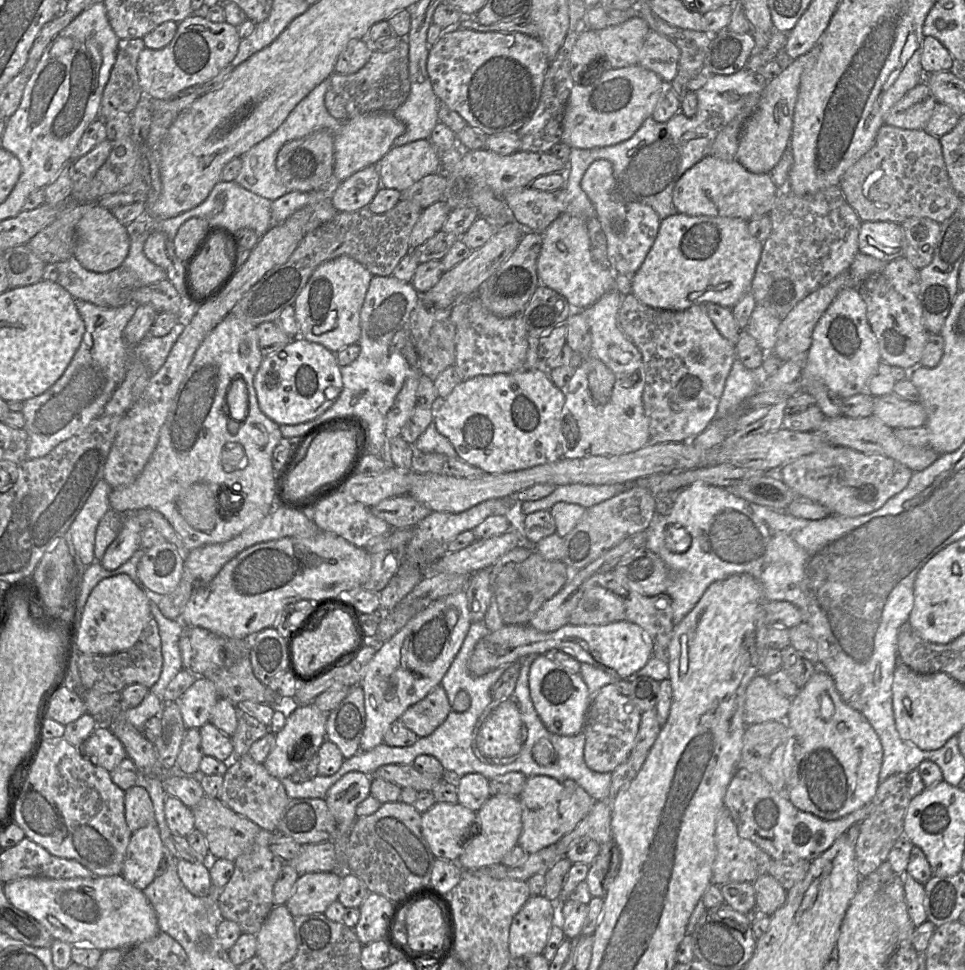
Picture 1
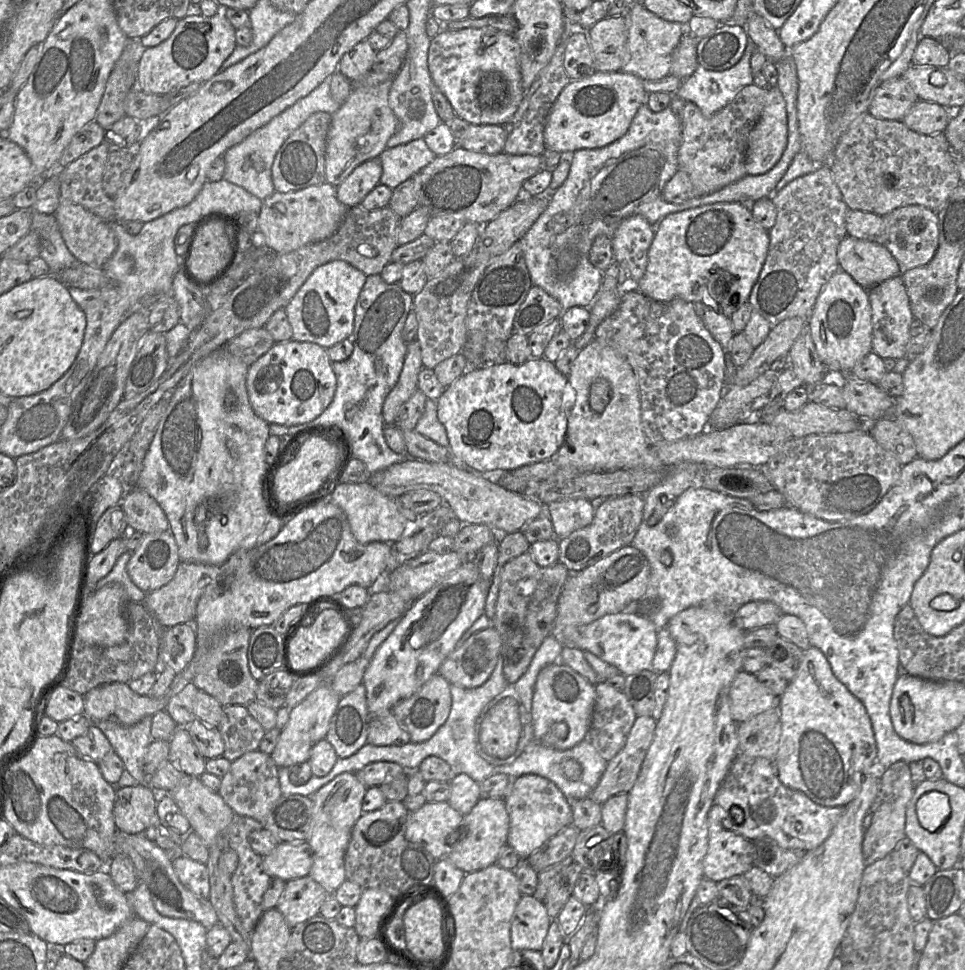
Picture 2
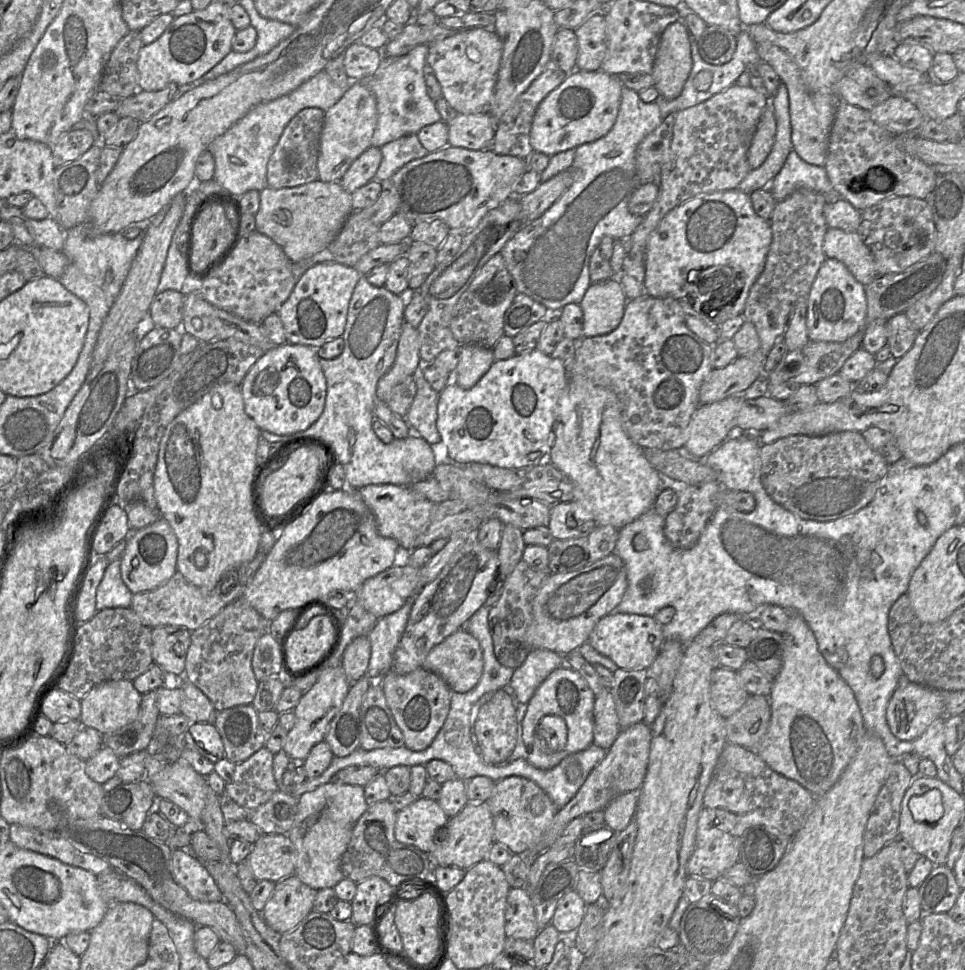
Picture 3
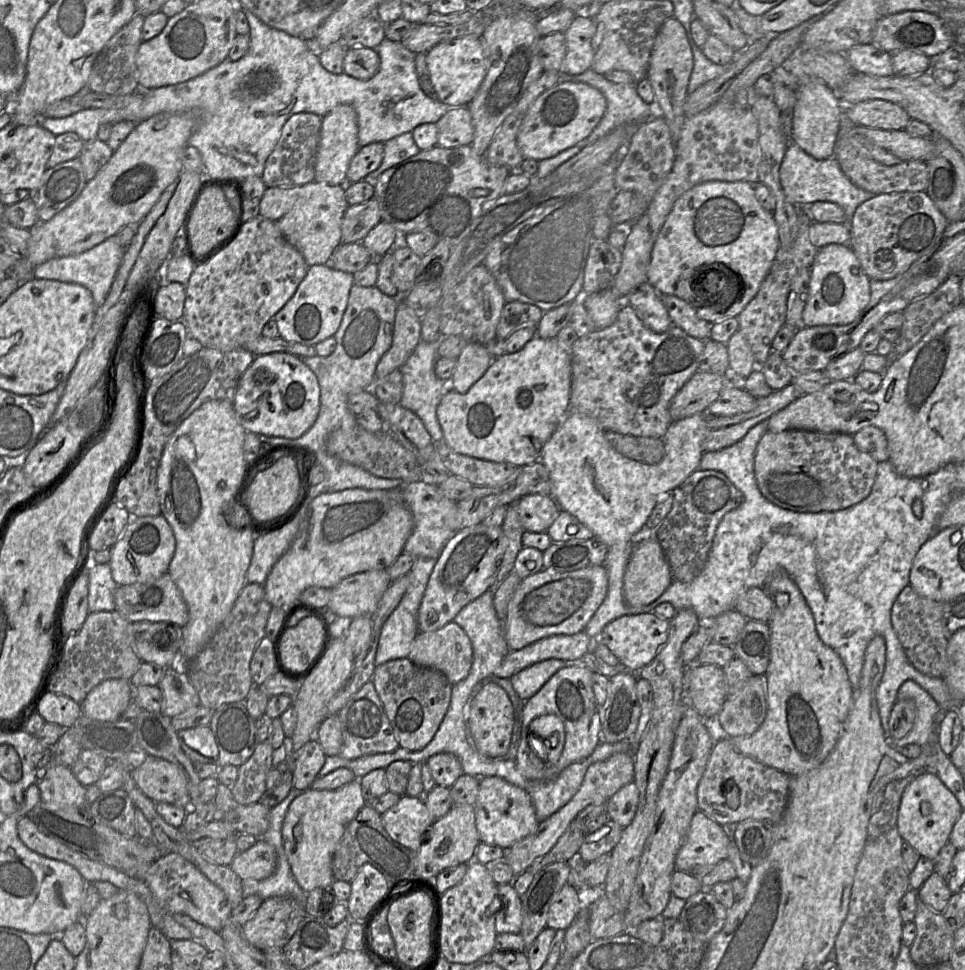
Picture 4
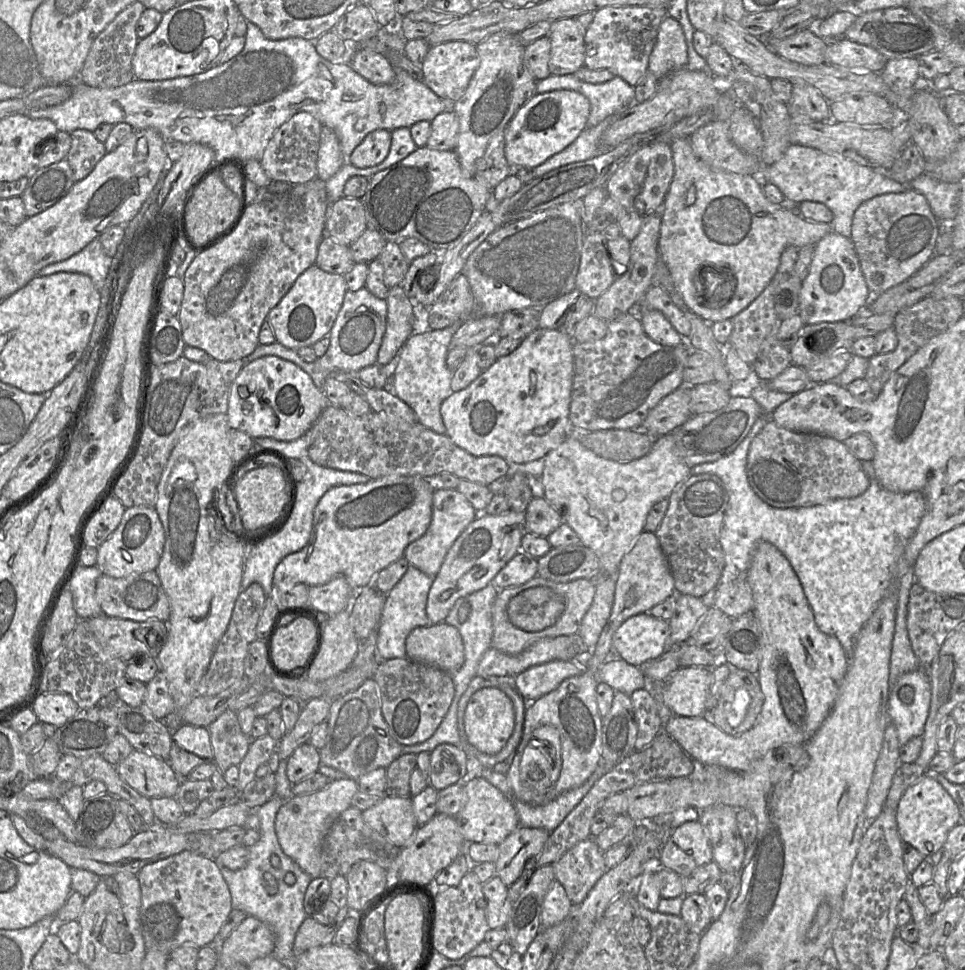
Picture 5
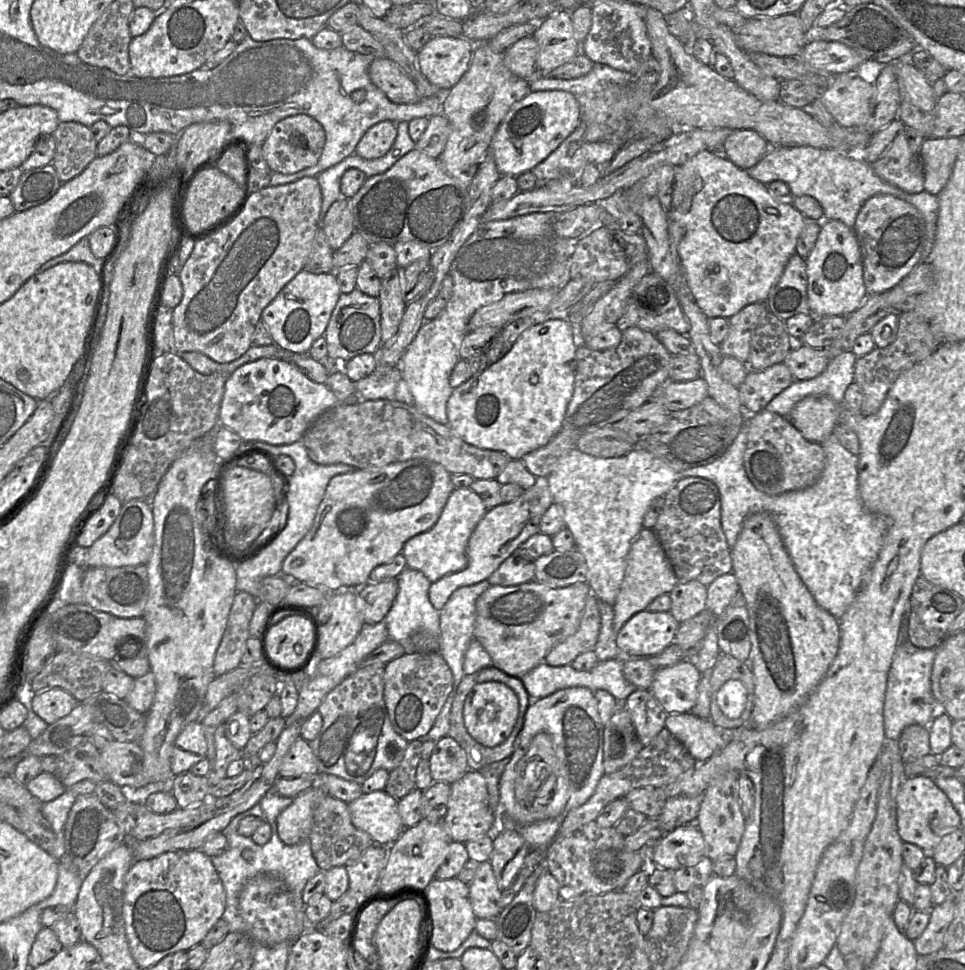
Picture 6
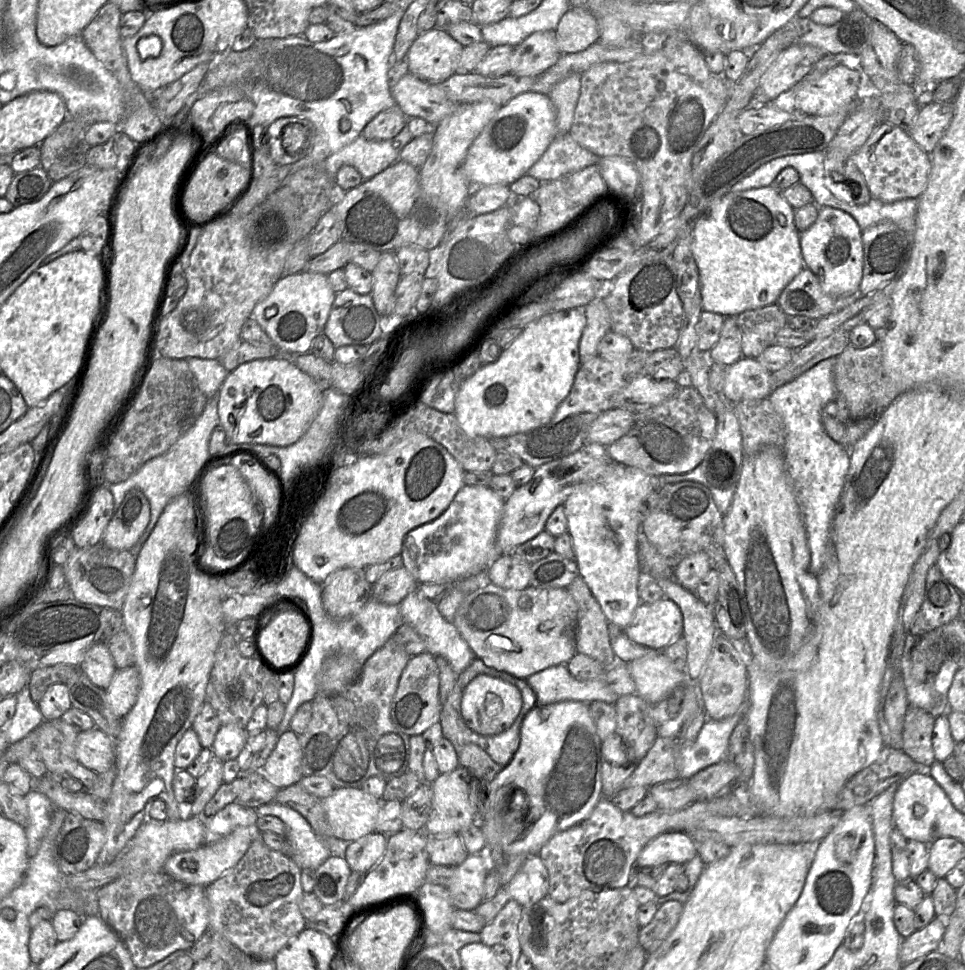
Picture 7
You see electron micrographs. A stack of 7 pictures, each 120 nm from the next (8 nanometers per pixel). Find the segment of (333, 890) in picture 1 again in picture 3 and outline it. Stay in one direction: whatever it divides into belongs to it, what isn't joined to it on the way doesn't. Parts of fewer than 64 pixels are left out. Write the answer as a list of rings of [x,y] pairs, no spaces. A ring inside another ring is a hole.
[[[297,876],[286,877],[275,884],[261,915],[277,934],[290,932],[313,911],[316,895],[317,890],[304,884]]]

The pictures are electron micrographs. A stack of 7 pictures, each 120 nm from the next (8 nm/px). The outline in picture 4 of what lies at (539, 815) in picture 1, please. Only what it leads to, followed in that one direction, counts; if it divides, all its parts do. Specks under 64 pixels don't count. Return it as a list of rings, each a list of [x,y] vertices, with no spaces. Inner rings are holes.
[[[500,777],[480,778],[474,810],[480,843],[498,846],[504,850],[533,833],[540,823],[530,795]]]

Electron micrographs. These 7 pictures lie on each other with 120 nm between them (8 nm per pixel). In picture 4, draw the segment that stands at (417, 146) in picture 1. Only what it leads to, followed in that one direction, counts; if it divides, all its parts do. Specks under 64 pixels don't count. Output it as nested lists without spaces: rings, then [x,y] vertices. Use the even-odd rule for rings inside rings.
[[[411,132],[401,134],[383,144],[384,156],[382,163],[375,171],[371,172],[363,179],[363,181],[372,186],[376,184],[377,179],[384,171],[406,161],[421,151],[415,144]]]

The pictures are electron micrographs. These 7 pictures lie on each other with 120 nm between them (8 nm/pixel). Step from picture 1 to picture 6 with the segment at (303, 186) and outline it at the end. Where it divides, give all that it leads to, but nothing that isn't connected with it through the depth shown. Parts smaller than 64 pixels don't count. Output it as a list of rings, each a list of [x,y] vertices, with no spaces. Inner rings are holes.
[[[299,114],[282,119],[274,125],[262,144],[263,158],[272,173],[293,174],[314,166],[323,151],[325,132],[312,117]]]

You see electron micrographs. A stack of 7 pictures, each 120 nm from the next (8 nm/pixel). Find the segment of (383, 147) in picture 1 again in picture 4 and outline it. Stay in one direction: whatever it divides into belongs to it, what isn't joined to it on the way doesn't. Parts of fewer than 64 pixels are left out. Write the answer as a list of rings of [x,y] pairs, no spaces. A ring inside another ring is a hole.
[[[342,104],[322,117],[315,161],[315,182],[329,185],[346,185],[346,173],[352,158],[360,149],[358,143],[358,118],[352,106]]]

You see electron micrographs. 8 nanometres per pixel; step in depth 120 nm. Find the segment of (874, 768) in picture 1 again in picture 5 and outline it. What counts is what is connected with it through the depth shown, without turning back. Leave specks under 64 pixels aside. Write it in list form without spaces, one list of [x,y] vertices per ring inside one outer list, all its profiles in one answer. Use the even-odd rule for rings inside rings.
[[[766,541],[756,545],[745,578],[752,590],[753,612],[761,631],[757,677],[763,693],[763,705],[755,725],[743,734],[734,736],[724,732],[705,716],[672,715],[663,727],[663,731],[670,734],[698,766],[719,765],[737,772],[751,770],[752,762],[769,751],[808,741],[833,708],[848,668],[848,657],[841,643],[818,628],[797,574],[776,546]]]

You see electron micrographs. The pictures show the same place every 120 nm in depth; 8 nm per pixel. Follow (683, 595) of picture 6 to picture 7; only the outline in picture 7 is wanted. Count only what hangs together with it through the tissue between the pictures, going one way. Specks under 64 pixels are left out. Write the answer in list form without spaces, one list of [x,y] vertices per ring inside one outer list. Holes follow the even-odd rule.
[[[702,551],[686,556],[673,569],[675,581],[684,589],[695,593],[700,581],[710,570],[709,556]]]

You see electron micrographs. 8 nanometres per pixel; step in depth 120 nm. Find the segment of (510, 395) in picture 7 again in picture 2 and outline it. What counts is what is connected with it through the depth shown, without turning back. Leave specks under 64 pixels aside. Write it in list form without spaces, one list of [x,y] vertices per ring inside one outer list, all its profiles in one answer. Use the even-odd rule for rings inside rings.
[[[544,357],[531,358],[521,365],[507,361],[468,369],[445,387],[436,400],[437,417],[446,429],[455,463],[481,475],[490,475],[495,470],[511,471],[550,459],[561,446],[561,423],[565,418],[565,388],[568,381],[568,376]]]

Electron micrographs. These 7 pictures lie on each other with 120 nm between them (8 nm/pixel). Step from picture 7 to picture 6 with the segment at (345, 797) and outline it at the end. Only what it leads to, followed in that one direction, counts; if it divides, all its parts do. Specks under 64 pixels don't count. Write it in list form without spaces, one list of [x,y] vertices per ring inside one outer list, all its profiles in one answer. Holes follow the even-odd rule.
[[[384,790],[363,793],[359,798],[348,803],[348,808],[353,825],[368,833],[375,844],[390,846],[405,830],[398,812],[398,800]]]

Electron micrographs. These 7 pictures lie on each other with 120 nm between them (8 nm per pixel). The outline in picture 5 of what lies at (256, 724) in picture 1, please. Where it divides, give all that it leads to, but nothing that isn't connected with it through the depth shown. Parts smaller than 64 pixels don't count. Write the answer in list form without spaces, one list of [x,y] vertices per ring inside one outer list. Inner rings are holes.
[[[227,709],[208,726],[214,761],[222,774],[230,766],[240,764],[251,742],[250,736],[241,730],[237,713]]]

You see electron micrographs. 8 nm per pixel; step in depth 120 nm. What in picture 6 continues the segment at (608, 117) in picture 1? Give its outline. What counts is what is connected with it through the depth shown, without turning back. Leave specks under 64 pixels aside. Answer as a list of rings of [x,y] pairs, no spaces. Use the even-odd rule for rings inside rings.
[[[529,92],[511,106],[493,136],[489,152],[501,176],[517,177],[547,158],[580,123],[580,104],[571,93]]]

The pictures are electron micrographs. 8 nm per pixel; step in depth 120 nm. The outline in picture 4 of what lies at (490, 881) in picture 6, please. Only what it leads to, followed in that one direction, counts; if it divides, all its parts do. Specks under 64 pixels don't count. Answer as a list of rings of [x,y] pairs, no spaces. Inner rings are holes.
[[[498,884],[497,888],[501,909],[495,917],[496,932],[519,934],[522,926],[521,897],[512,884]]]

